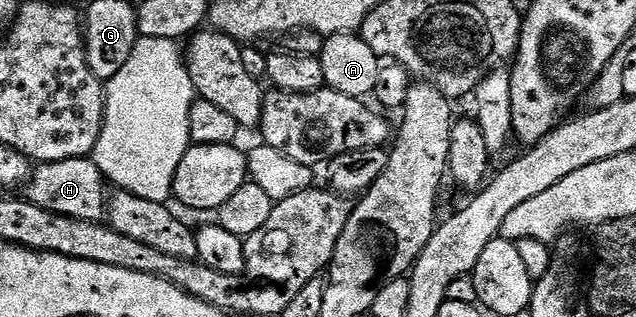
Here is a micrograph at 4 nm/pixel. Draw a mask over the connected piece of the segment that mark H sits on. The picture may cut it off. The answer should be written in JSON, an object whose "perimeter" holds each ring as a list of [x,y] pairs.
{"perimeter":[[[67,159],[53,163],[41,163],[31,172],[26,184],[26,198],[50,213],[62,213],[66,217],[78,217],[91,223],[101,222],[106,215],[106,180],[98,165],[91,159]]]}

